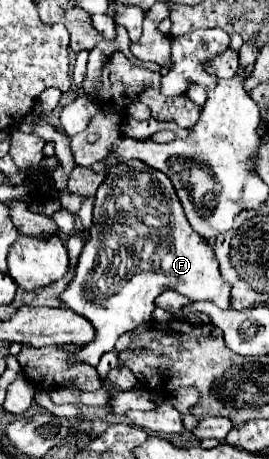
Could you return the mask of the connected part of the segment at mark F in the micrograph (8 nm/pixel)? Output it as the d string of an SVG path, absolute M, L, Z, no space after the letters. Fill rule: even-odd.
M132 159L132 163L118 163L110 167L104 183L98 187L96 193L94 223L96 225L90 229L90 241L84 245L82 255L78 259L76 277L72 279L68 289L60 295L62 305L90 319L90 323L94 323L98 333L94 343L88 343L84 349L72 356L70 360L72 363L98 365L100 355L104 351L114 349L114 343L122 333L132 331L144 321L150 321L150 315L154 311L154 299L166 289L177 291L188 297L190 301L212 301L220 309L230 309L230 285L220 275L212 247L200 235L196 235L196 231L186 221L176 191L170 179L162 171L156 171L154 167L138 159ZM122 209L130 217L122 217Z

